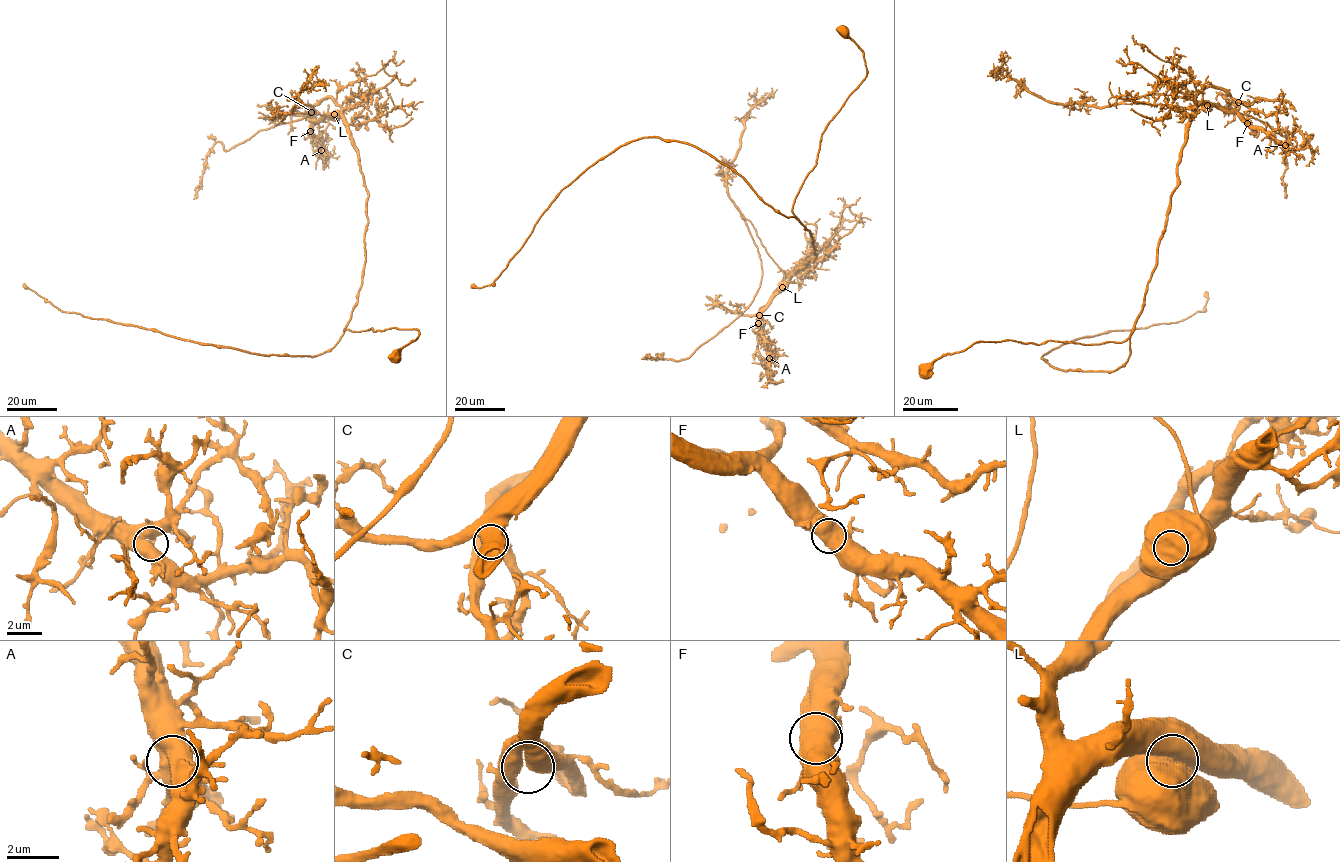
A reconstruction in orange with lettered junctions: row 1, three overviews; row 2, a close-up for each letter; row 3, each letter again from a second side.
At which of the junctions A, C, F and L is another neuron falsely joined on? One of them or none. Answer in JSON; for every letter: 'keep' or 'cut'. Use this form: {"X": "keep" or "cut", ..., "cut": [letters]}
{"A": "keep", "C": "keep", "F": "keep", "L": "cut", "cut": ["L"]}

